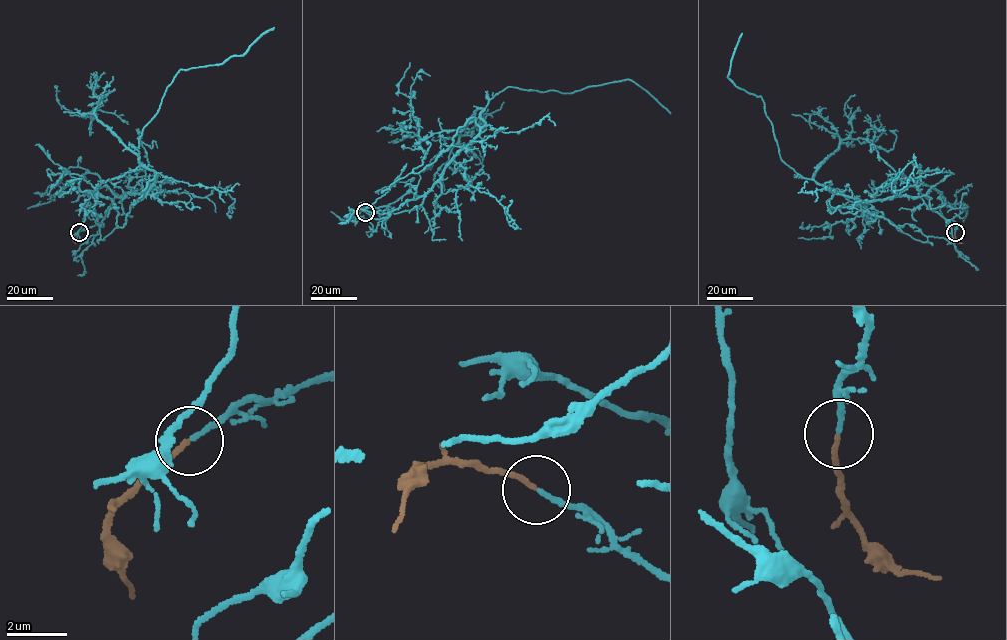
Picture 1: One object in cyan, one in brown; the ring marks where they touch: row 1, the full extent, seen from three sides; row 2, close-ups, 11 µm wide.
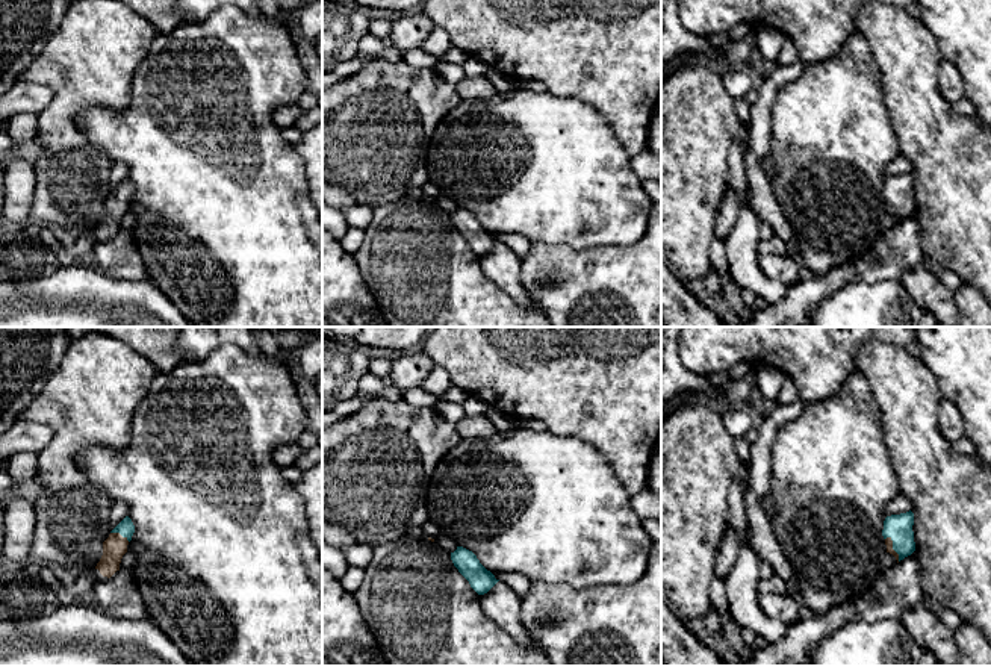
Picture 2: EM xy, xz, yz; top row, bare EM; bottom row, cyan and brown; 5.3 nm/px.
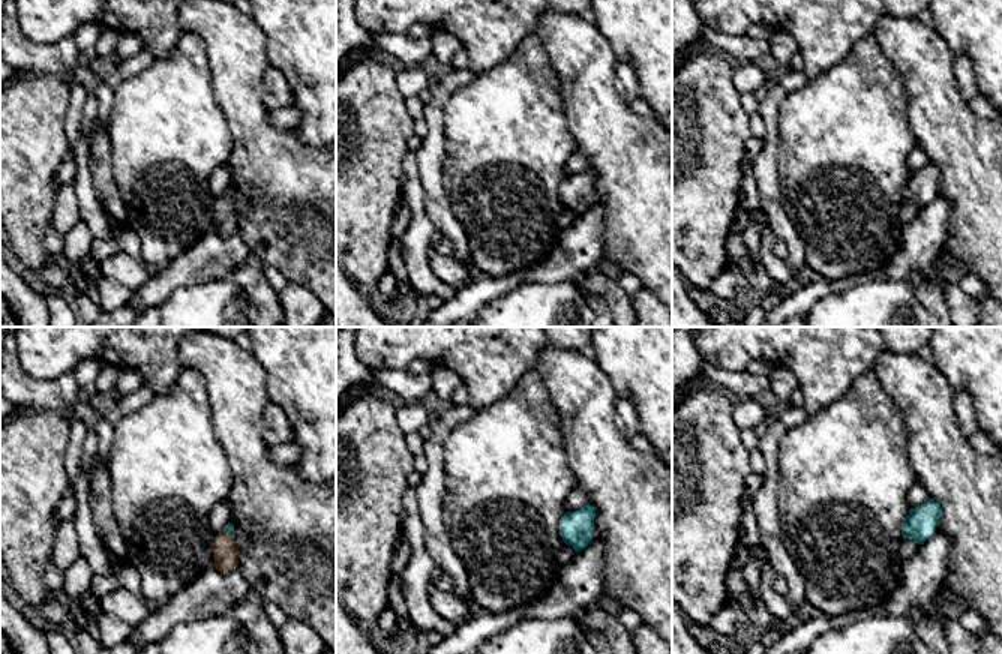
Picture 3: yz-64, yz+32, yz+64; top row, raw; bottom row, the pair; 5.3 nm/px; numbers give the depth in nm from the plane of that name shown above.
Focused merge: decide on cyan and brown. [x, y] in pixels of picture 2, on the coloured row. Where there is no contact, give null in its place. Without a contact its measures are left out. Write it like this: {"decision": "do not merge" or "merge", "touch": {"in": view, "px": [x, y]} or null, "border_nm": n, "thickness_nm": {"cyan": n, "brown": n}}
{"decision": "merge", "touch": {"in": "yz", "px": [893, 548]}, "border_nm": 150, "thickness_nm": {"cyan": 140, "brown": 50}}

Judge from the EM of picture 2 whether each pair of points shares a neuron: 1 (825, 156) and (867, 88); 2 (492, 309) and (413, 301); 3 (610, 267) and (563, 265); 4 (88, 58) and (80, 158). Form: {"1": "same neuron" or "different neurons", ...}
{"1": "same neuron", "2": "same neuron", "3": "same neuron", "4": "same neuron"}

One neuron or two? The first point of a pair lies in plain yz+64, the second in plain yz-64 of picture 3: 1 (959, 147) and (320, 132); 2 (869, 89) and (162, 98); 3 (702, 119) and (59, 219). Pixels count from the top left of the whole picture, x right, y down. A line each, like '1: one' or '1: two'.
1: two
2: one
3: two

